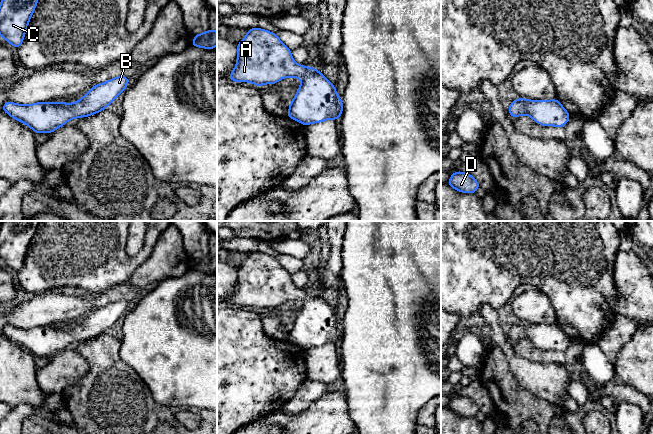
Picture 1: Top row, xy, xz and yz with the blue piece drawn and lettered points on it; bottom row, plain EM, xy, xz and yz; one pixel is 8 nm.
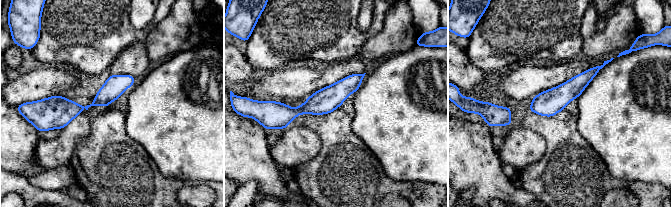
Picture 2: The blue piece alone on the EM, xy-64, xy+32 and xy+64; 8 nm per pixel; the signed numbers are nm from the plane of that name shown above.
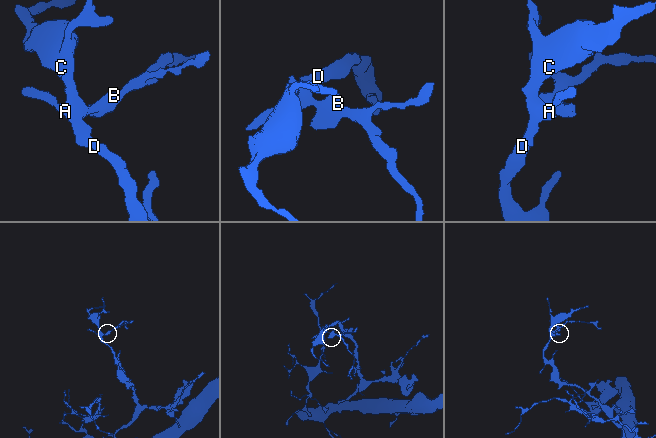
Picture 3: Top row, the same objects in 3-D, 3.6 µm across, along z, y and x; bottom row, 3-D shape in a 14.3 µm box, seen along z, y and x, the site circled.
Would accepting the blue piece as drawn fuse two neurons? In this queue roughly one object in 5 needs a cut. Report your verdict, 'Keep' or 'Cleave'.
Keep

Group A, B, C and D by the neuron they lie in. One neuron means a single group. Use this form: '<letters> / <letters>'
A B C D

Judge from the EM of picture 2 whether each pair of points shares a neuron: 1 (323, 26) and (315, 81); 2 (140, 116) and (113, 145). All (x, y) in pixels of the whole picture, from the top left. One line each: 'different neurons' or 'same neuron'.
1: different neurons
2: different neurons

